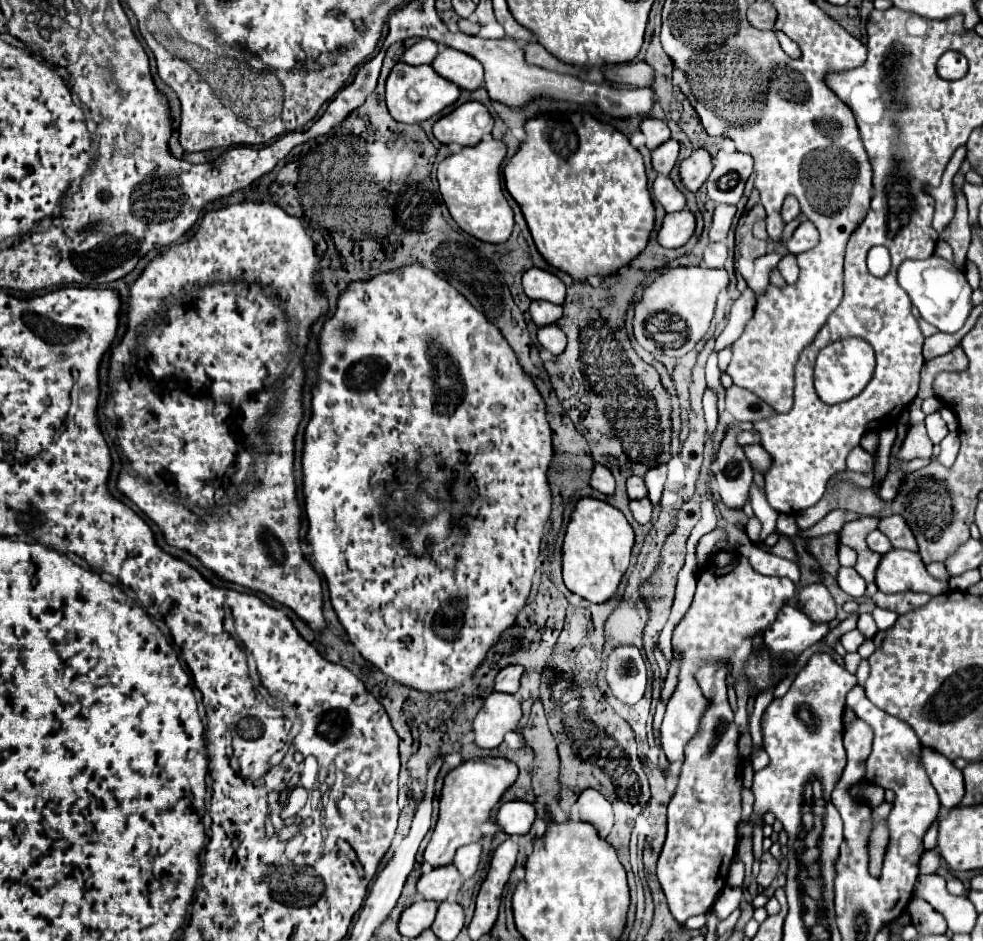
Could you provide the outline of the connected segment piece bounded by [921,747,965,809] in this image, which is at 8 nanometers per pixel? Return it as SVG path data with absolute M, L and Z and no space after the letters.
M923 747L923 765L927 769L927 775L931 779L931 785L935 787L939 801L945 809L953 809L961 803L965 795L963 787L963 773L943 755L939 755L933 749Z

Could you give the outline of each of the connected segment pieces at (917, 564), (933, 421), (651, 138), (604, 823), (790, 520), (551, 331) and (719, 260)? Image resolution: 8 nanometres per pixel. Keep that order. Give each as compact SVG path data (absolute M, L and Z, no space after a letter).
M891 549L881 555L875 583L883 593L929 593L941 595L947 593L949 583L939 581L927 573L921 557L907 549Z
M937 411L937 413L931 413L931 415L927 415L927 419L925 419L925 425L927 425L929 439L931 439L935 445L937 445L937 443L941 443L941 441L945 439L945 435L949 433L949 429L947 429L945 421L941 419L939 411Z
M647 115L647 117L643 117L643 121L641 121L641 133L645 135L645 139L647 139L647 147L653 151L655 147L659 147L659 143L665 143L671 135L669 135L669 127L667 127L667 123L663 121L663 119L657 119L657 117L651 117L651 115Z
M587 789L579 795L579 815L583 821L597 827L599 835L605 839L613 827L613 809L611 803L595 789Z
M779 515L779 519L777 519L777 533L793 537L797 533L795 517L793 515Z
M557 325L541 327L541 329L537 331L537 341L539 341L545 349L549 349L553 355L559 355L559 353L565 349L565 345L567 345L567 337L565 337L565 333L563 333Z
M709 243L703 253L705 267L723 267L727 259L727 247L723 243Z

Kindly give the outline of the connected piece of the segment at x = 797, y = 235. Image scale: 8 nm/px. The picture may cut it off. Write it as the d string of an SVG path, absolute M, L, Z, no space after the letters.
M803 221L803 223L795 229L793 237L787 241L787 249L789 249L789 253L799 255L799 253L803 253L803 251L813 249L817 243L819 243L819 233L817 233L815 225L813 225L811 221Z

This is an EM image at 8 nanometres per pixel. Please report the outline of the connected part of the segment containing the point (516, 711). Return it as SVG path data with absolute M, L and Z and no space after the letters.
M493 691L485 699L477 717L473 719L475 743L481 749L499 747L503 741L503 735L513 731L519 719L521 719L521 705L517 695Z

